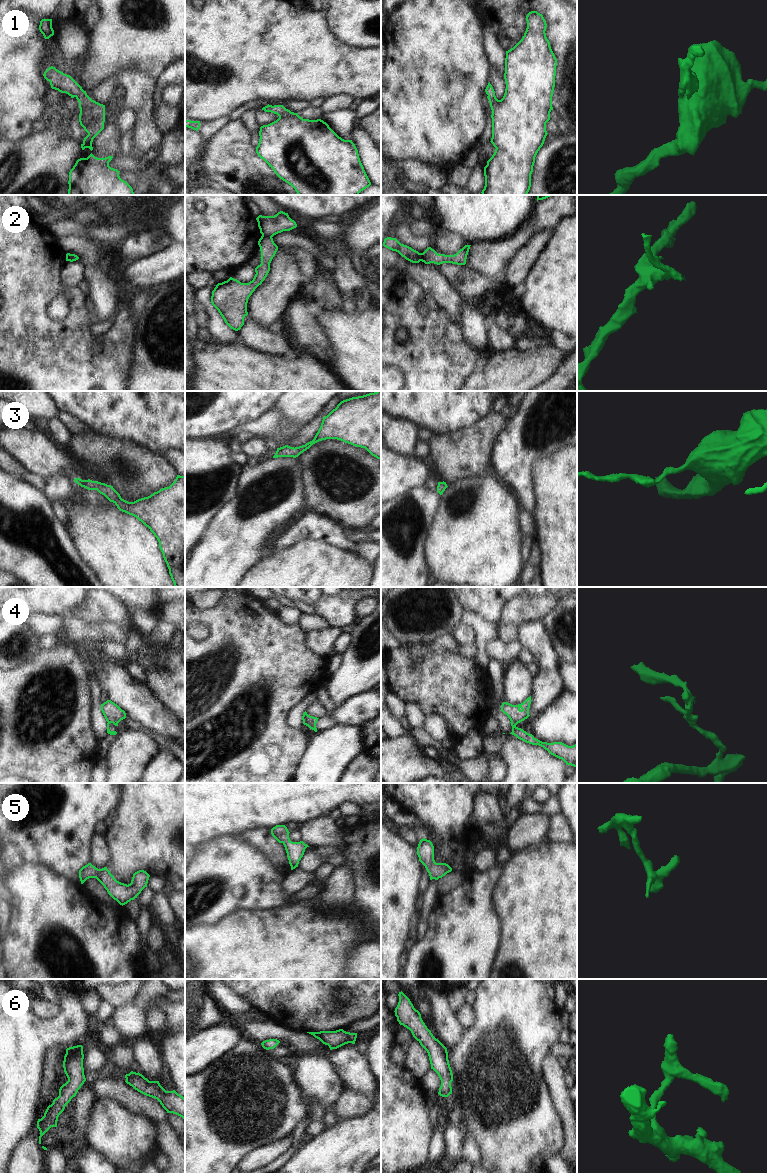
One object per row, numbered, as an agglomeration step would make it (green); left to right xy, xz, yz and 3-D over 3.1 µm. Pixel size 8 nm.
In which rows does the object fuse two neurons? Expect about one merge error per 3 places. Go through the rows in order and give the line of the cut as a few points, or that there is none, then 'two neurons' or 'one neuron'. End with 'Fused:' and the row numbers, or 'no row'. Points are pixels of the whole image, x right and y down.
1: no cut | one neuron
2: xz (262, 234), (271, 237) | two neurons
3: no cut | one neuron
4: yz (511, 721), (515, 726) | two neurons
5: no cut | one neuron
6: no cut | one neuron
Fused: 2, 4

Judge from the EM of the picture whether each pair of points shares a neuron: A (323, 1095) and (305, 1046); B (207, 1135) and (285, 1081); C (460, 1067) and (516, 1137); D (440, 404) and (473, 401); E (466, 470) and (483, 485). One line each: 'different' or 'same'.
A: different
B: same
C: same
D: same
E: different

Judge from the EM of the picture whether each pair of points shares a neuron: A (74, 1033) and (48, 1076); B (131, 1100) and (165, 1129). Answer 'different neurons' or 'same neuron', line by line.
A: different neurons
B: same neuron

